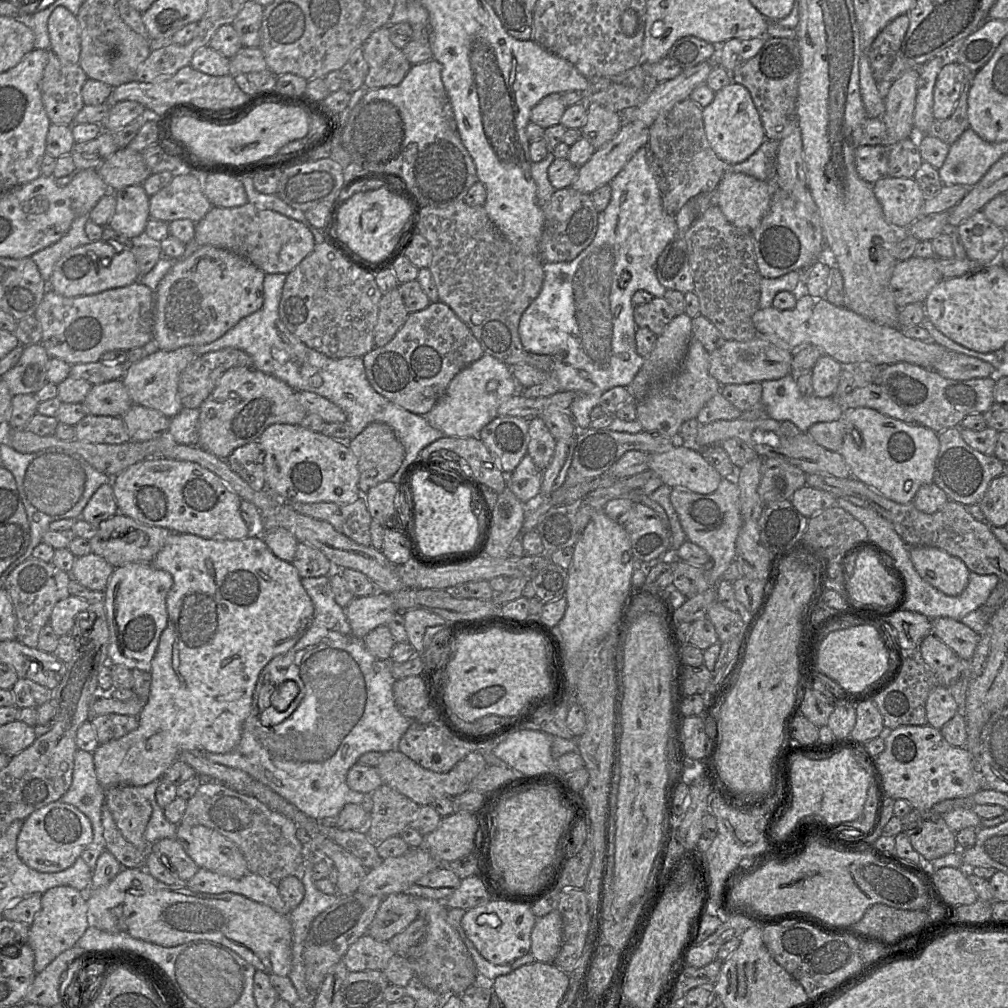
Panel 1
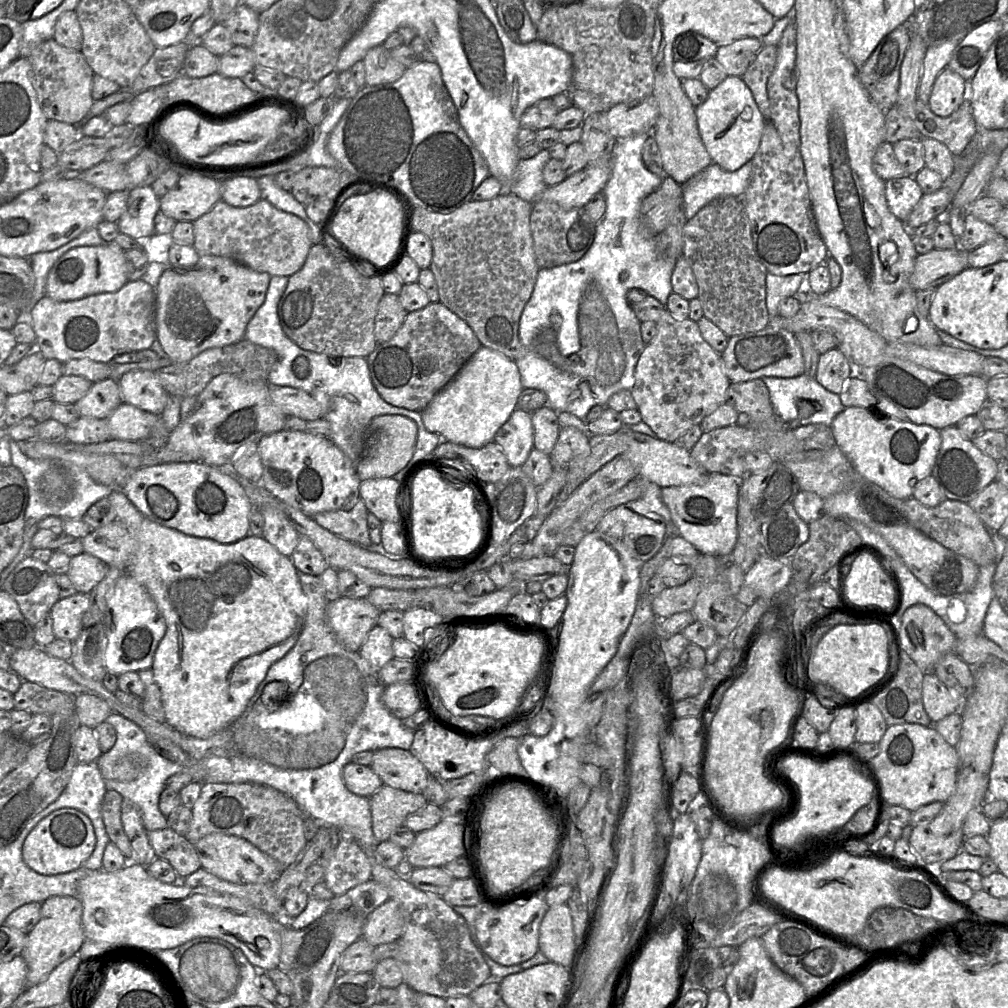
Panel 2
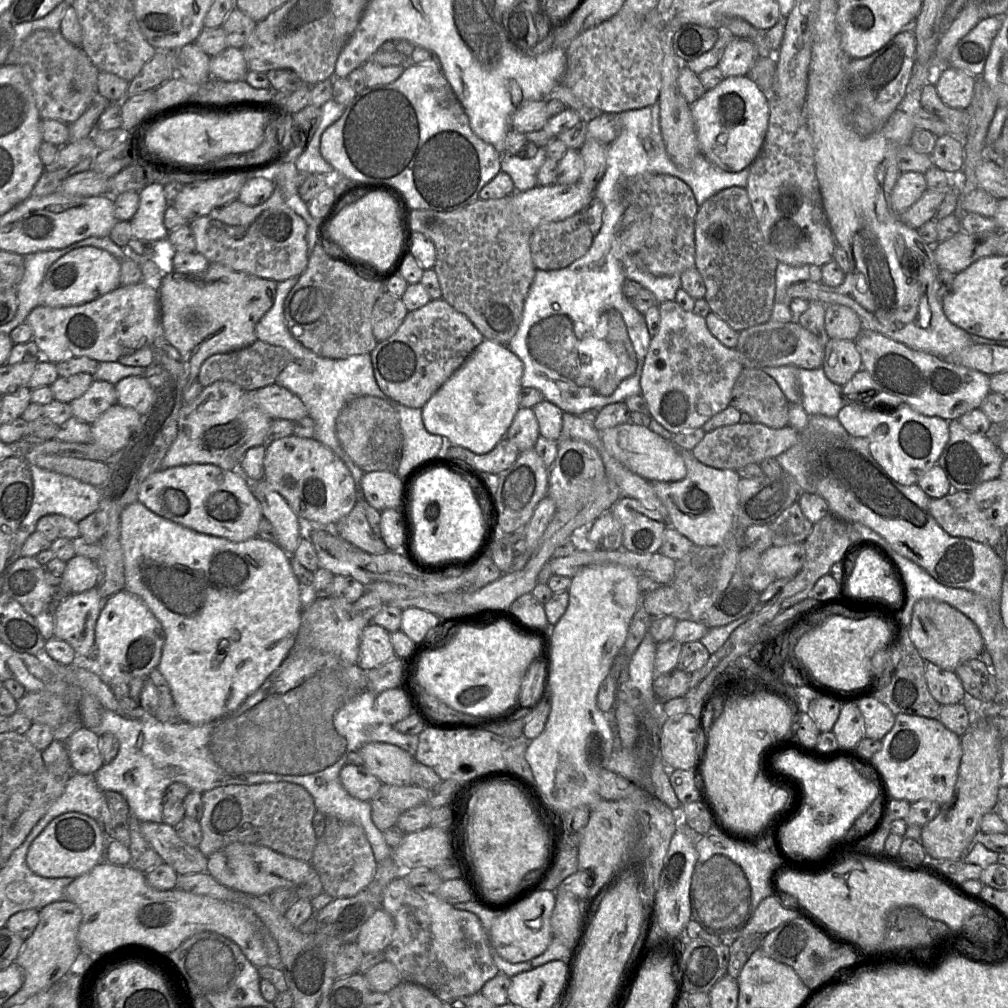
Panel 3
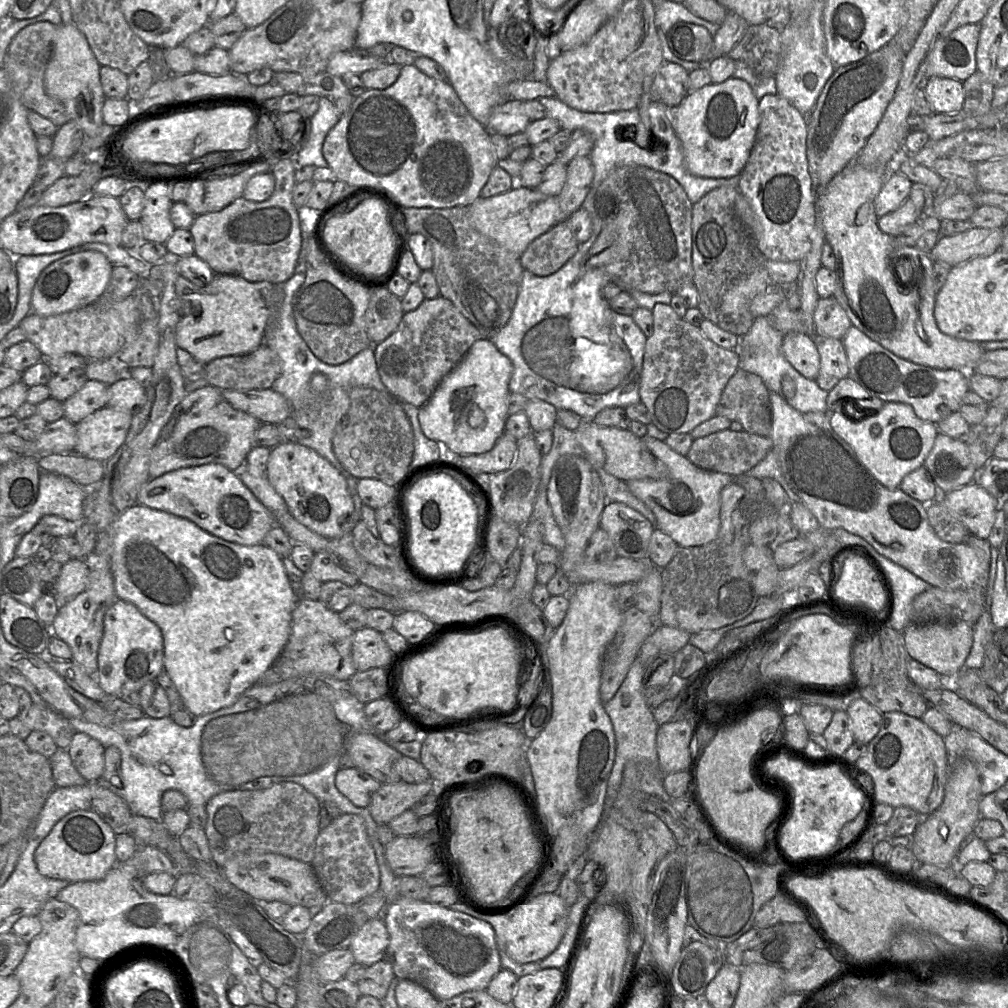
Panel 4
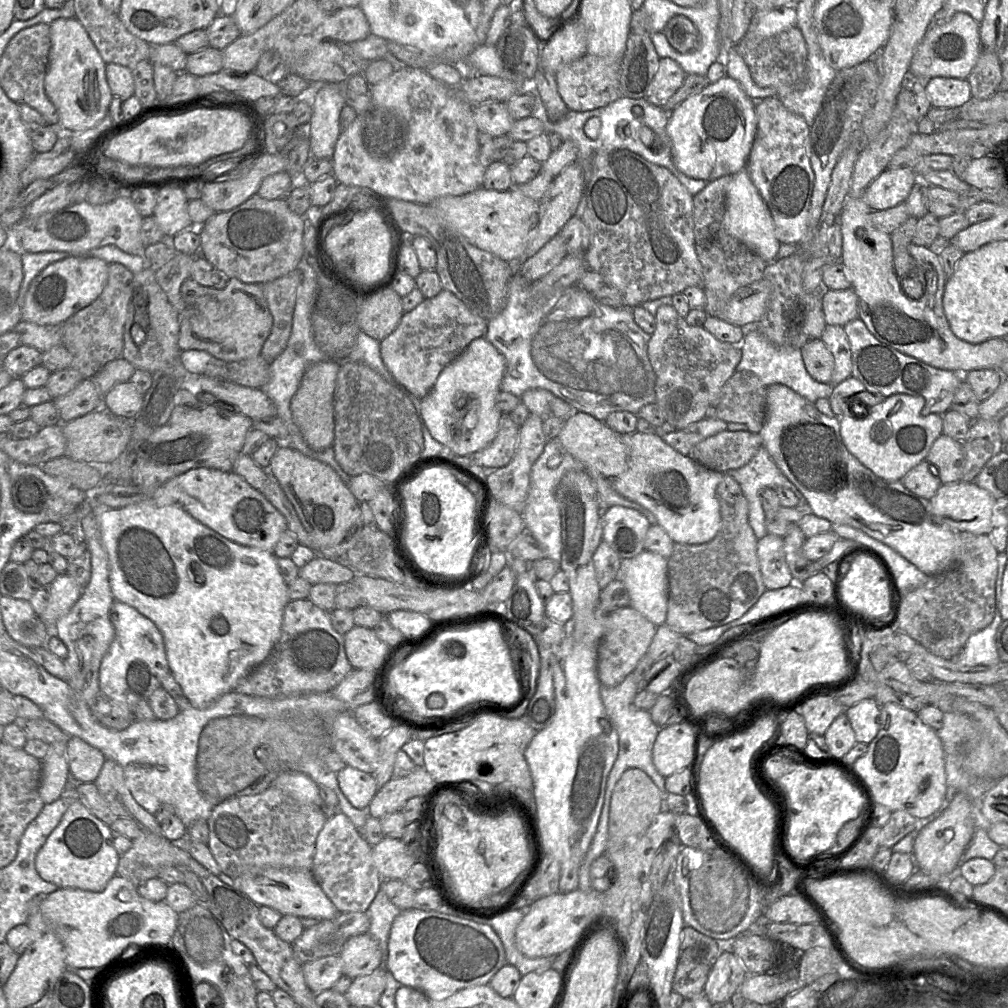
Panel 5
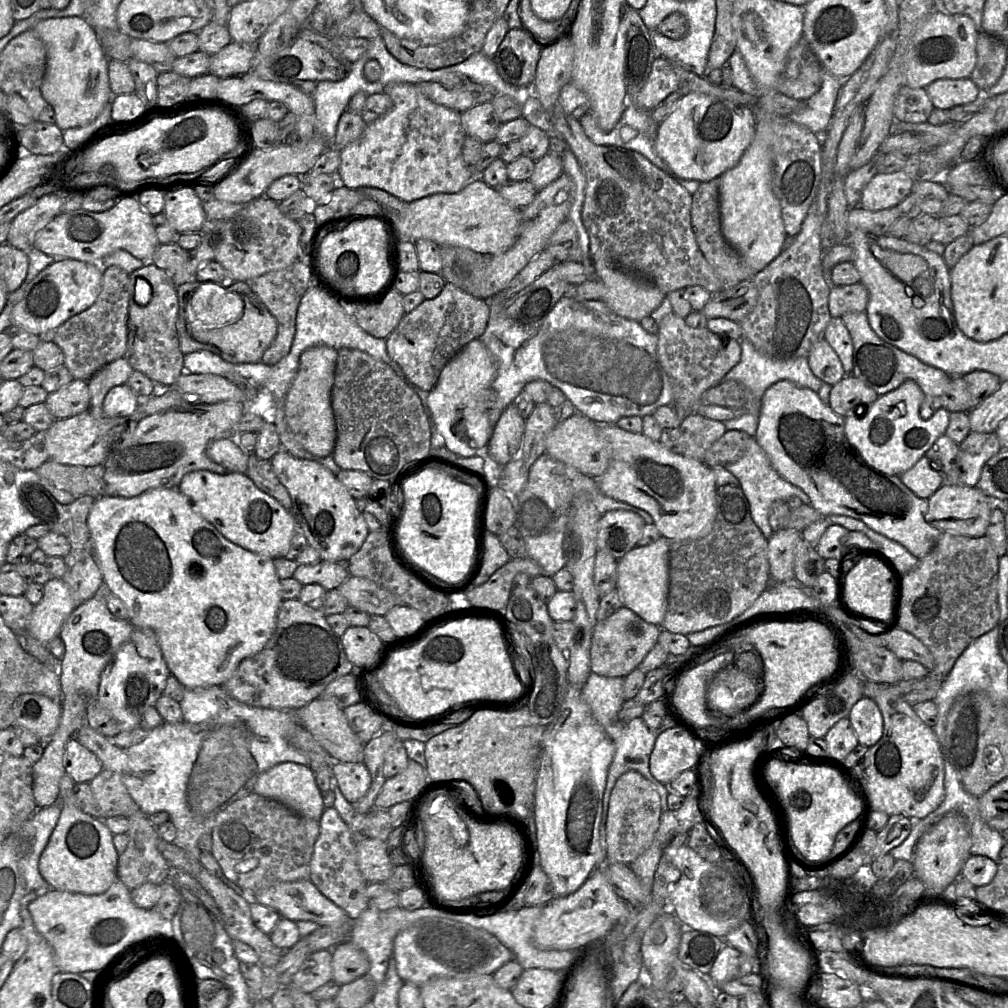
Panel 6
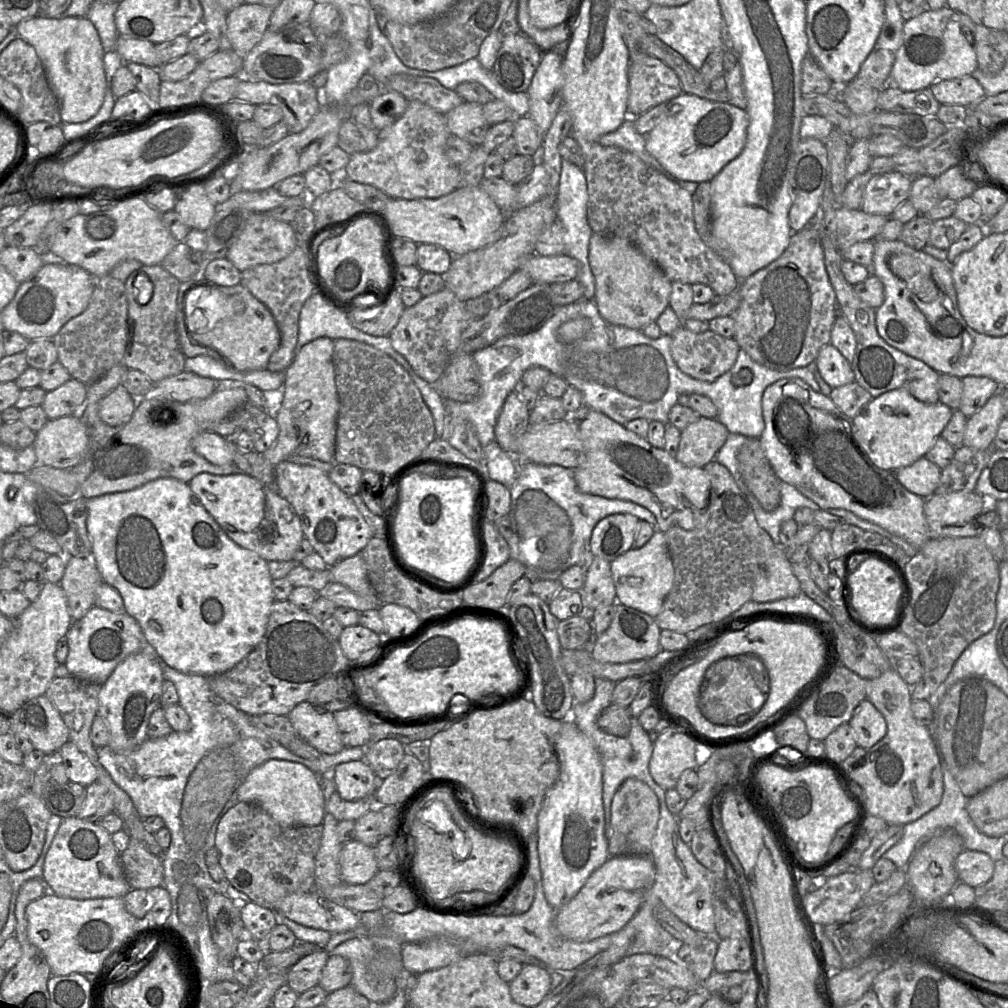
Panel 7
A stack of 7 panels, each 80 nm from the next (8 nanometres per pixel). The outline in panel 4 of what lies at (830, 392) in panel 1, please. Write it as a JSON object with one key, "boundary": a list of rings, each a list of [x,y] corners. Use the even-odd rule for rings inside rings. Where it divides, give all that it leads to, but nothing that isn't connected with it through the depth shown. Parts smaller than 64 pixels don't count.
{"boundary":[[[815,336],[820,355],[820,369],[815,381],[826,391],[832,390],[849,374],[848,358],[842,339]]]}

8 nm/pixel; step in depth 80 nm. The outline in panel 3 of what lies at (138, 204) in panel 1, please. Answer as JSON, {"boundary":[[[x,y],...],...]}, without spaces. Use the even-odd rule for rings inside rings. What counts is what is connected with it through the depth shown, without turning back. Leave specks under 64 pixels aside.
{"boundary":[[[151,183],[138,193],[139,206],[129,221],[133,237],[151,241],[167,238],[169,231],[163,219],[169,203],[164,195],[164,185]]]}

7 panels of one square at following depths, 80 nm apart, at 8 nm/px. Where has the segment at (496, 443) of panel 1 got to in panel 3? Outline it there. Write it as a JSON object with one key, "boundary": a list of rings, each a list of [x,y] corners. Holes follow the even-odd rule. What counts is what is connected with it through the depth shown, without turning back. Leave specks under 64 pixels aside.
{"boundary":[[[520,407],[505,438],[514,443],[520,452],[523,452],[534,448],[539,435],[539,425],[533,409]]]}

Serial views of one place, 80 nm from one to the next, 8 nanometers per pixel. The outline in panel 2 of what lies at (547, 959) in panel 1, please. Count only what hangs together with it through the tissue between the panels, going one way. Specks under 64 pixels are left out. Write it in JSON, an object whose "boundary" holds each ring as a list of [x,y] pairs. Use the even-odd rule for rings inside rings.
{"boundary":[[[566,903],[549,907],[539,928],[539,951],[549,962],[568,967],[575,949],[570,909]]]}

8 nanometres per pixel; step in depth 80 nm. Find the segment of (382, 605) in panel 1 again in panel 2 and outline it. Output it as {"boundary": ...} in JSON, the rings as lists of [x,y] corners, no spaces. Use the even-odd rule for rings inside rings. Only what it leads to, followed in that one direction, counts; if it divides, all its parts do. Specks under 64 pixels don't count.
{"boundary":[[[341,597],[329,602],[328,622],[343,646],[359,651],[369,632],[378,625],[381,611],[367,598]]]}

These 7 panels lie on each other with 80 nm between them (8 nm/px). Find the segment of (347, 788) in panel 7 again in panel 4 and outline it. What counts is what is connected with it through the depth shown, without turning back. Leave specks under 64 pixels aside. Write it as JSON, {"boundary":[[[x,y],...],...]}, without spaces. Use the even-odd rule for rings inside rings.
{"boundary":[[[357,767],[339,769],[335,776],[337,789],[354,805],[368,807],[381,783]]]}

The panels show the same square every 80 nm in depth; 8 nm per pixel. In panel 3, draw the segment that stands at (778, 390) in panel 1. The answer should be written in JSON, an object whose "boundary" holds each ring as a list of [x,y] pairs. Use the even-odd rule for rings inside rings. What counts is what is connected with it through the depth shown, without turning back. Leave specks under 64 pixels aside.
{"boundary":[[[791,365],[761,369],[773,378],[789,403],[801,404],[809,416],[836,417],[845,405],[842,386],[831,382],[823,369]]]}

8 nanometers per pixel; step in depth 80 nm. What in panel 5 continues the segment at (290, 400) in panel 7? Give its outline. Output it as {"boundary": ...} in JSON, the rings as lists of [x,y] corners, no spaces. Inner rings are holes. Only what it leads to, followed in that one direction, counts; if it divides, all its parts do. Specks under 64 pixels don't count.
{"boundary":[[[324,360],[310,365],[290,402],[294,422],[301,431],[307,445],[316,451],[333,447],[334,391],[340,366],[338,360]]]}

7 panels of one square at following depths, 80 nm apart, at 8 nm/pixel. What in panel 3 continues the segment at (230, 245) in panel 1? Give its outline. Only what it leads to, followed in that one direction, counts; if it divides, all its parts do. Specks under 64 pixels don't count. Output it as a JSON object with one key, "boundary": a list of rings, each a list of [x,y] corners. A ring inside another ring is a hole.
{"boundary":[[[275,186],[274,192],[264,203],[247,206],[238,199],[214,209],[206,216],[189,222],[195,236],[196,252],[202,254],[209,263],[218,263],[234,271],[276,282],[299,277],[308,264],[307,225],[303,218],[286,203],[282,190]]]}

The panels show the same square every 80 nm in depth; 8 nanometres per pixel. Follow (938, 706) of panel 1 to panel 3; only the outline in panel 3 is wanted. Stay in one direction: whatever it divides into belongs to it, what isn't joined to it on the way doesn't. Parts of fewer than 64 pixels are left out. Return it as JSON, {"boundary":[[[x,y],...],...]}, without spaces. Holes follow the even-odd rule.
{"boundary":[[[926,661],[925,678],[930,693],[940,705],[962,702],[965,691],[954,671],[943,669]]]}

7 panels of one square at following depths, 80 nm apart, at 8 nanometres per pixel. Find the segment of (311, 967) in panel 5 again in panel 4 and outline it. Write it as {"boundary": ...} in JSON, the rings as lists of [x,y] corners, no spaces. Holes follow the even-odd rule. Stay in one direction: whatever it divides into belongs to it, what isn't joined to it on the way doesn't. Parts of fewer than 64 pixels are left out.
{"boundary":[[[350,948],[335,949],[315,958],[315,972],[321,983],[333,982],[343,978],[354,963]]]}

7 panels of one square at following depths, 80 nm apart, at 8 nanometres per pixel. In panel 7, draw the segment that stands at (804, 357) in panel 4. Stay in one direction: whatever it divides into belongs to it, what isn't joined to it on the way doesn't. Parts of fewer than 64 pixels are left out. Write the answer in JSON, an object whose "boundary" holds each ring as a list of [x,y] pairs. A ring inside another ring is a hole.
{"boundary":[[[830,343],[821,347],[815,364],[822,378],[832,389],[855,381],[851,362]]]}

